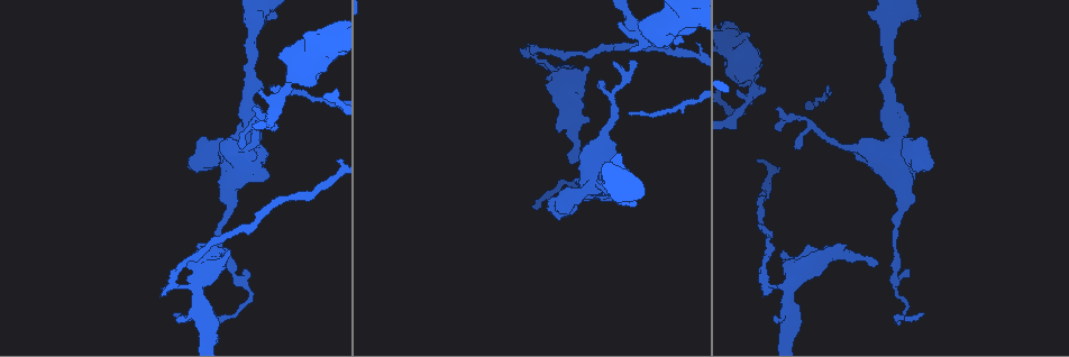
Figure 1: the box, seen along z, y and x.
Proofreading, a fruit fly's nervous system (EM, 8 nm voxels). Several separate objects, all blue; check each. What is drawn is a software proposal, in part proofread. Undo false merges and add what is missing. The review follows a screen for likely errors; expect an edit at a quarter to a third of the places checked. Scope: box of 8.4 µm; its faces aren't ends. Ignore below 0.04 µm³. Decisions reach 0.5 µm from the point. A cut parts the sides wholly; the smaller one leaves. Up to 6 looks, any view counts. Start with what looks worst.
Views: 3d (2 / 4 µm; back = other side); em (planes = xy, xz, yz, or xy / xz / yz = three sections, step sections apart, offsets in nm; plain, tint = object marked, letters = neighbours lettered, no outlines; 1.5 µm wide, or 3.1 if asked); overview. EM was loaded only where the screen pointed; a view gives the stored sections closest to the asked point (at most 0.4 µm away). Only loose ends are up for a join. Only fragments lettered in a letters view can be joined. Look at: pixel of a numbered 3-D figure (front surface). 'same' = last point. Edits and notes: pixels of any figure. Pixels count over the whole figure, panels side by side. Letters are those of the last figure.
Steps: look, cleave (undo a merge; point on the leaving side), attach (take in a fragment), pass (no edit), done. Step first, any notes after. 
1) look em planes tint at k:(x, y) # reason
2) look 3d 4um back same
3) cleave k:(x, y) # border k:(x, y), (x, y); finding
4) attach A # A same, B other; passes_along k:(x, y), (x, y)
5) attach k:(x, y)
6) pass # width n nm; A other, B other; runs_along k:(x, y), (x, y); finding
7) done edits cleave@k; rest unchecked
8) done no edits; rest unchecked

look em yz step 4 tint at 1:(553, 74) # sharp bend

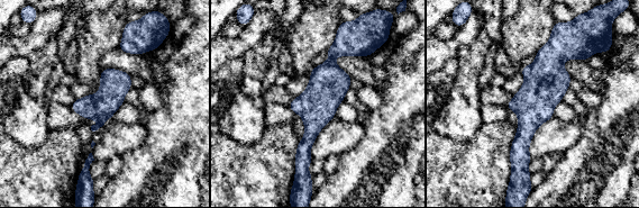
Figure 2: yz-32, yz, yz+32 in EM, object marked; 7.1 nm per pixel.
look em planes tint same # another direction

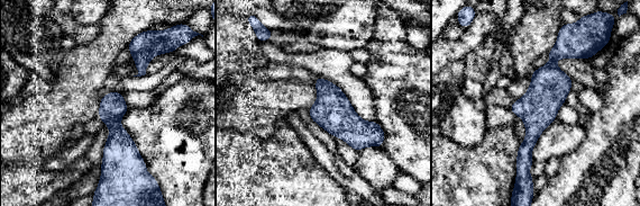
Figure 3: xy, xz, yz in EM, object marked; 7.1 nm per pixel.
look em planes letters same # see the neighbours

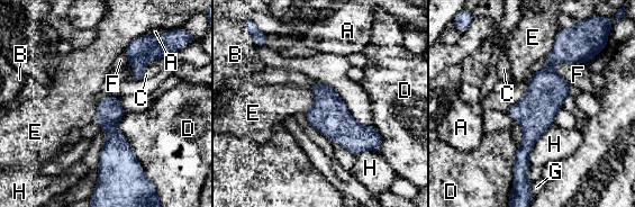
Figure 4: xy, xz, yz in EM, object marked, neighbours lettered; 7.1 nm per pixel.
pass # A other, B other, C other, D other, E other, F other, G other, H other; one neuron here

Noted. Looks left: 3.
look em xy step 8 tint at 1:(247, 271) # tapers out

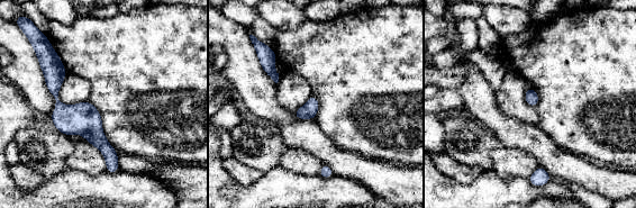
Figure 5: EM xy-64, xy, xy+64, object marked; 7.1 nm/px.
look em planes letters same

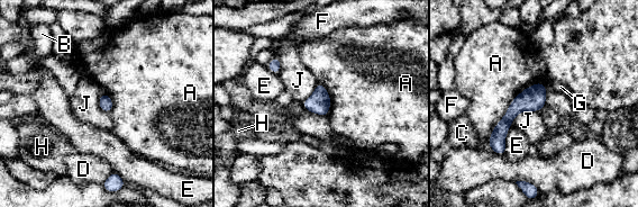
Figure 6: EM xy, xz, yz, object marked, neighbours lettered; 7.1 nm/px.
pass # width 100 nm; A other, B other, C other, D other, E other, F other, G other, H other, J other; runs_along 6:(541, 86), (504, 123), (502, 146); no lettered fragment goes on from it

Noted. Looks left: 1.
done no edits; rest unchecked

